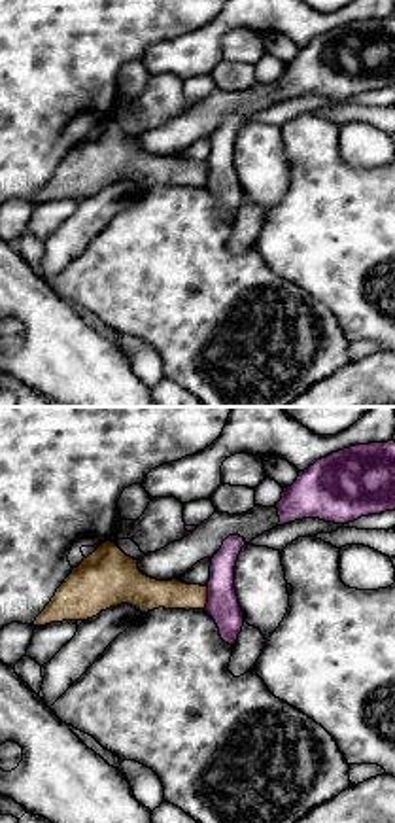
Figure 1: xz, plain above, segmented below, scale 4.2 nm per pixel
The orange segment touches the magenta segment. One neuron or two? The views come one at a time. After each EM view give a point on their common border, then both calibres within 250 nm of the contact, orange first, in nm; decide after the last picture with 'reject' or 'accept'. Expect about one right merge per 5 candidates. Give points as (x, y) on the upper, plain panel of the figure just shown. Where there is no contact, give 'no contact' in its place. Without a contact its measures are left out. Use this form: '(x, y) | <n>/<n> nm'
(206, 173) | 140/140 nm

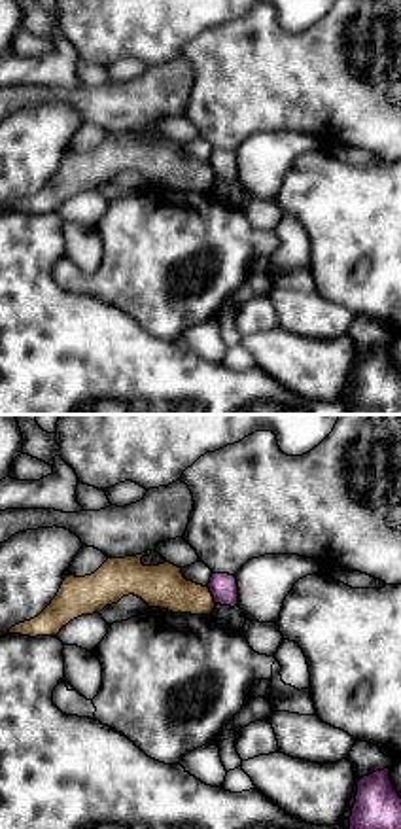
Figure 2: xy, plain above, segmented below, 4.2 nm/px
(210, 171) | 180/120 nm

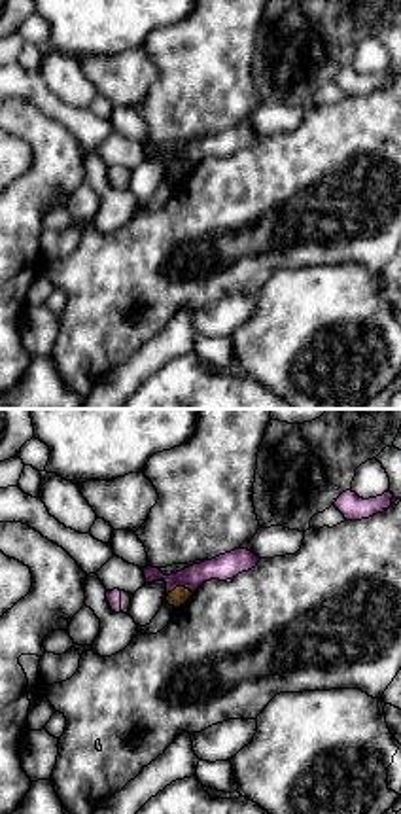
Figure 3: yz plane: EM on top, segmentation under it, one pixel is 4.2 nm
(178, 163) | 80/110 nm

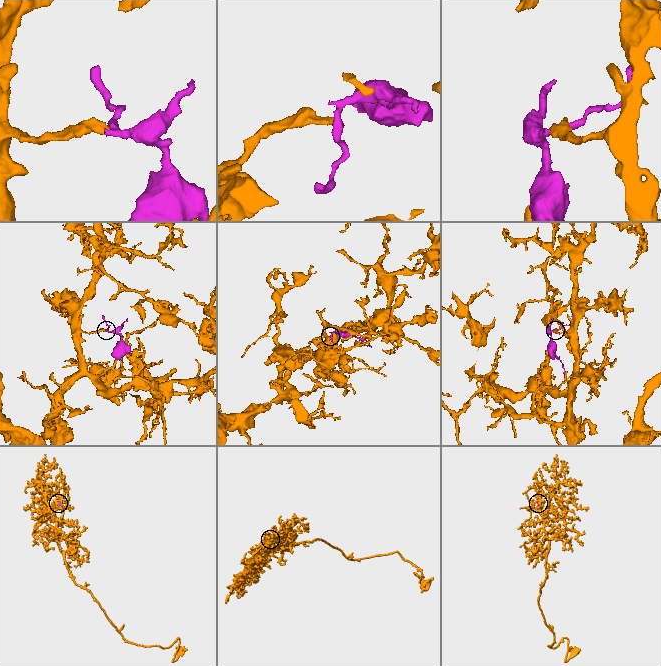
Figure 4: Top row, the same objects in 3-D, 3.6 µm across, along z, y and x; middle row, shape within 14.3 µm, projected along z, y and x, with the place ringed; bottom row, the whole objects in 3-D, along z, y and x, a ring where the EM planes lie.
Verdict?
reject

